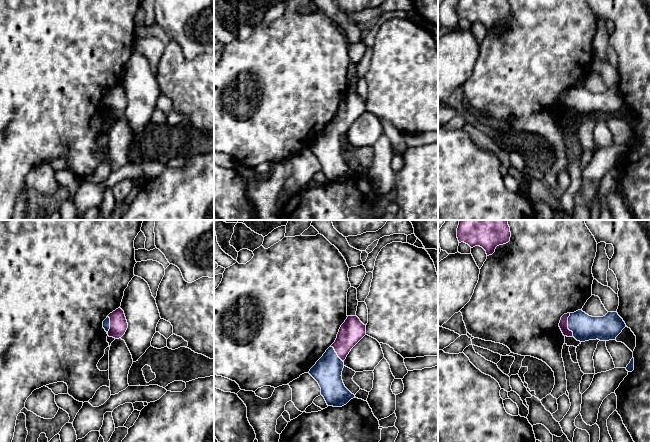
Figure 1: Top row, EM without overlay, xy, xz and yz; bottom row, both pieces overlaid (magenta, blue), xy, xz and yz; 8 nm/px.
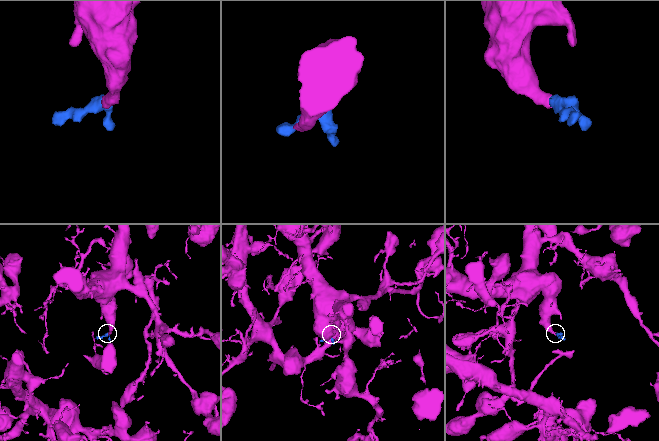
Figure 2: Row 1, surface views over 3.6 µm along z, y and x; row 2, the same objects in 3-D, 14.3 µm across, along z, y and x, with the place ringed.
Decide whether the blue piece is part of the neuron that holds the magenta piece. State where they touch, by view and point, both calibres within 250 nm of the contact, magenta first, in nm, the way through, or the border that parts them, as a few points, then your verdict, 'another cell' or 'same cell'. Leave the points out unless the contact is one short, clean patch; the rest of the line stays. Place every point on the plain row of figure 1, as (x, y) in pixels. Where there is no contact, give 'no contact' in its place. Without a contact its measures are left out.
meets magenta in yz at (567, 101); 70 nm thick on the magenta side, 200 nm on the other; runs through yz (563, 100), (567, 101), (580, 101), (584, 103); same cell

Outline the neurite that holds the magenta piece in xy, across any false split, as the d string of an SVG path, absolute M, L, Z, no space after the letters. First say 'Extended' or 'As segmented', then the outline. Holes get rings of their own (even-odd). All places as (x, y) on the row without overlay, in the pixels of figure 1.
Extended. M119 83L110 89L103 97L103 104L109 113L113 113L115 115L121 114L128 104L124 87Z

